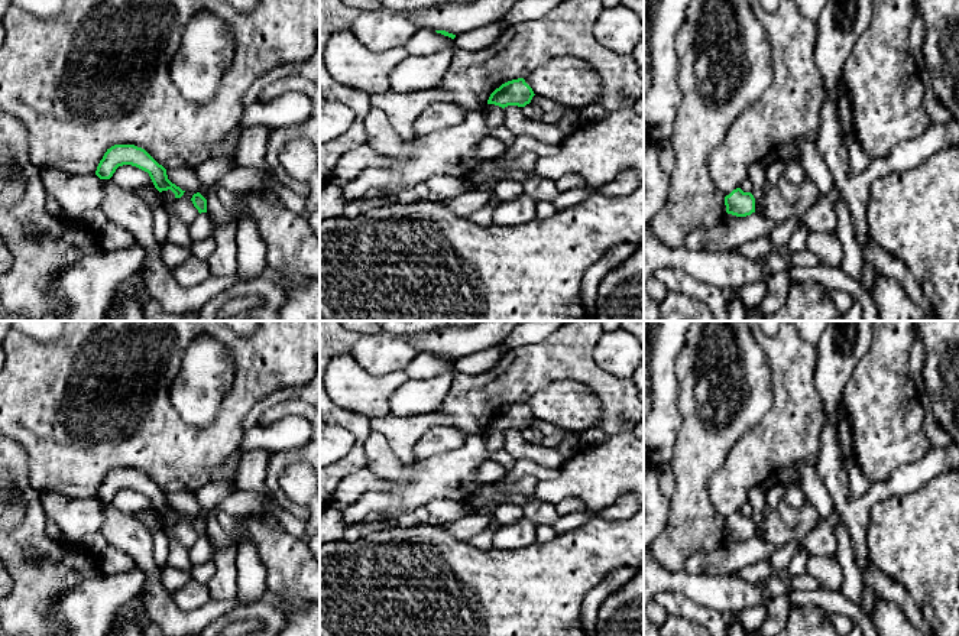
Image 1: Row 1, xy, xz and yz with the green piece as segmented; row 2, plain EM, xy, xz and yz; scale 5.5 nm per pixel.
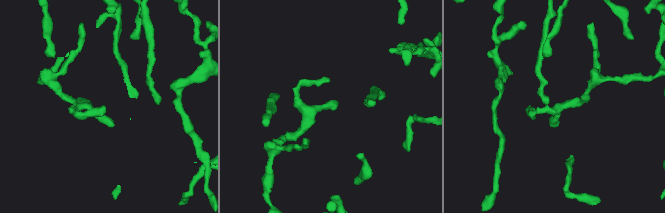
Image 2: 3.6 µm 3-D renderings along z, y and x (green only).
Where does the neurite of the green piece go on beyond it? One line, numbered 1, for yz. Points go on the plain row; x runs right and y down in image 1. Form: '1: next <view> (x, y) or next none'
1: next none

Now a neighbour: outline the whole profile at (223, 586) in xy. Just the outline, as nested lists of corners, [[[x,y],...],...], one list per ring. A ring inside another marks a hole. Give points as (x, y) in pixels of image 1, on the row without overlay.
[[[208,533],[207,536],[213,545],[213,561],[216,564],[216,574],[207,583],[210,597],[216,601],[224,601],[236,598],[237,594],[237,568],[236,568],[236,556],[237,549],[227,548],[224,551],[218,551],[214,543],[213,538]]]

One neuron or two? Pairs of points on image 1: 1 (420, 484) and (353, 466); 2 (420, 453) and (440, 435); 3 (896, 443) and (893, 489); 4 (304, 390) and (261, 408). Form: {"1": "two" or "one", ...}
{"1": "two", "2": "one", "3": "two", "4": "one"}

